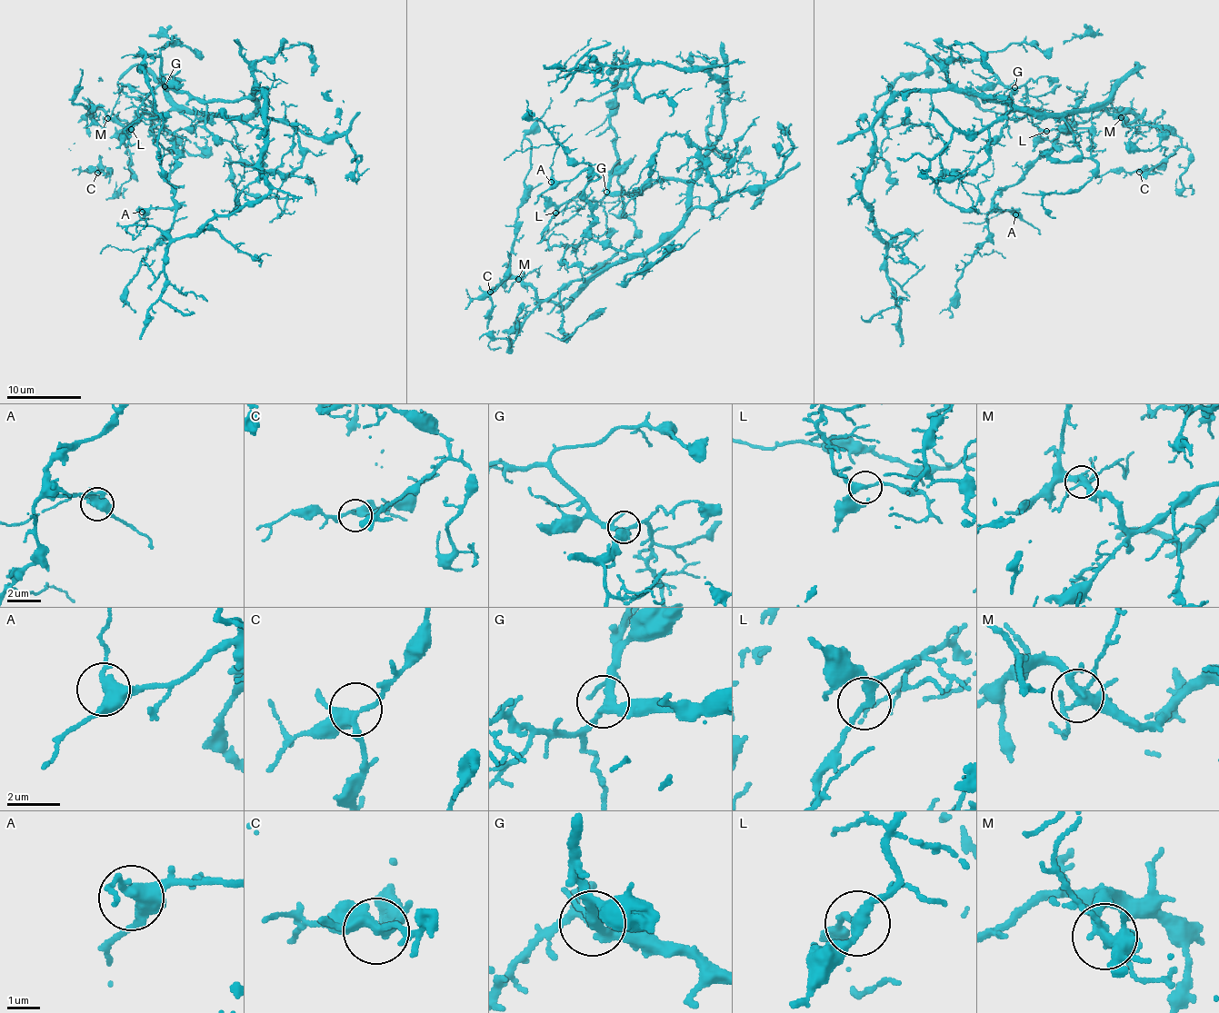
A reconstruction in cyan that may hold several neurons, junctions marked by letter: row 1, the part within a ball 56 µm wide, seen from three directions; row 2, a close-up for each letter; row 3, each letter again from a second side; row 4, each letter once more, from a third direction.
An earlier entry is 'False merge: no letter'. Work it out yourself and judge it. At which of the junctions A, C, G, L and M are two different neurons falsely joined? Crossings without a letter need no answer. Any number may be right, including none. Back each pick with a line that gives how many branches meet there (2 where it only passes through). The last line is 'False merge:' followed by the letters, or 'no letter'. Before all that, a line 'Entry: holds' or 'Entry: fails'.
Entry: holds
False merge: no letter

